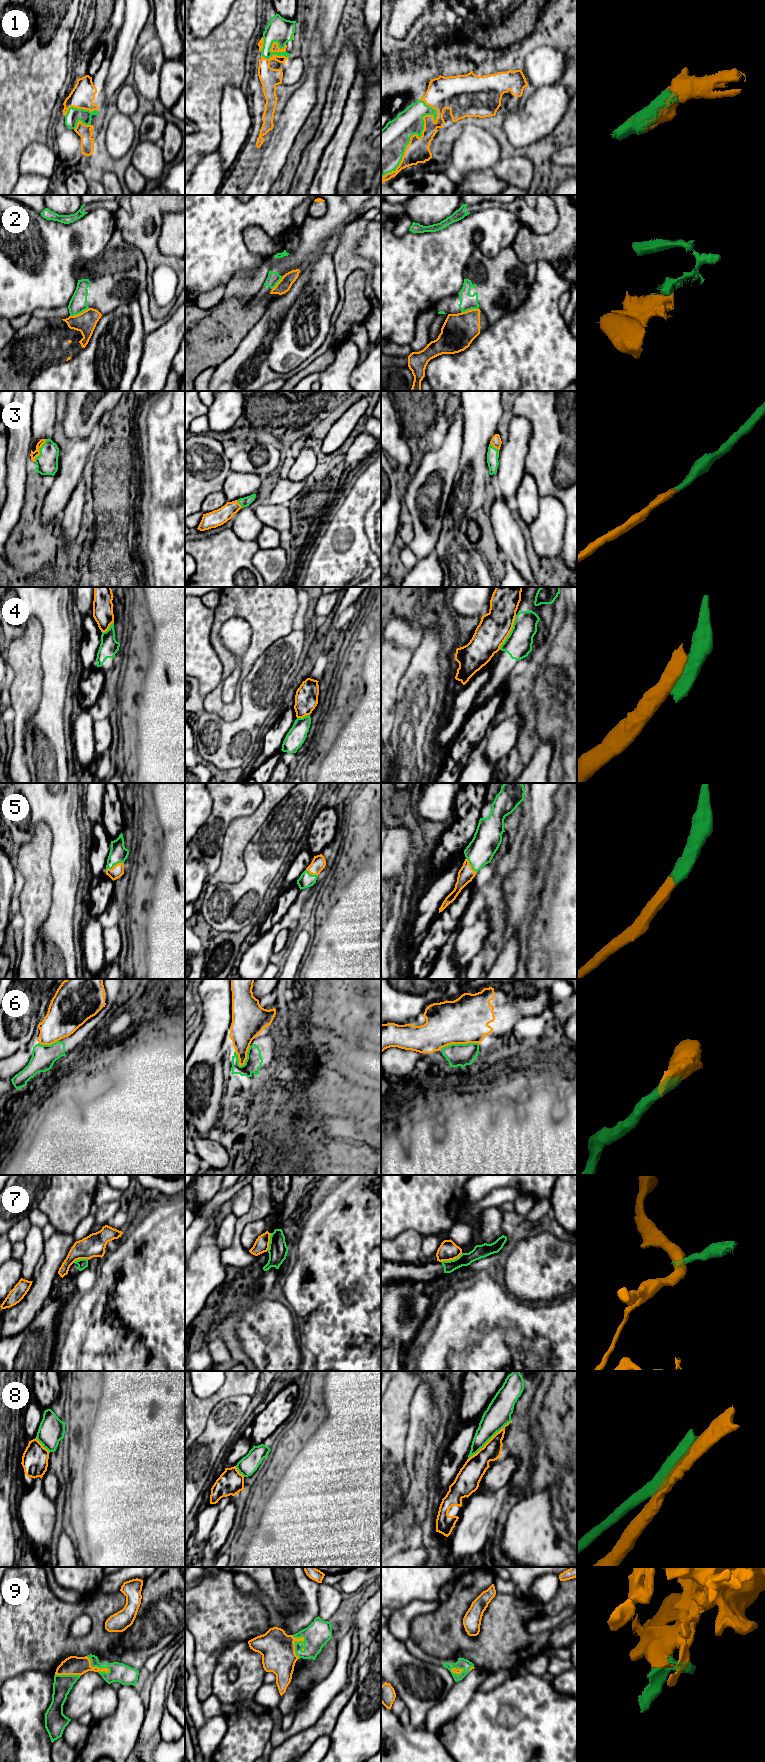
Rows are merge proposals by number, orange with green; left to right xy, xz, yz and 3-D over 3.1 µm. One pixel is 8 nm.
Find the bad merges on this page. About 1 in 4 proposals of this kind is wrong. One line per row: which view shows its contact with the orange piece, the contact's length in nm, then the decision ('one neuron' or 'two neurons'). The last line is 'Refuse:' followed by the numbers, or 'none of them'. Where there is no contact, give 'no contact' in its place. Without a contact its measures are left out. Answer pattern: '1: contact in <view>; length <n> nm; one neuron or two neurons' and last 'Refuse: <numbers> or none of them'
1: contact in yz; length 750 nm; one neuron
2: contact in xy; length 170 nm; two neurons
3: contact in xy; length 200 nm; one neuron
4: contact in yz; length 320 nm; two neurons
5: contact in xy; length 160 nm; one neuron
6: contact in yz; length 300 nm; two neurons
7: contact in yz; length 190 nm; two neurons
8: contact in yz; length 480 nm; two neurons
9: contact in xz; length 200 nm; one neuron
Refuse: 2, 4, 6, 7, 8

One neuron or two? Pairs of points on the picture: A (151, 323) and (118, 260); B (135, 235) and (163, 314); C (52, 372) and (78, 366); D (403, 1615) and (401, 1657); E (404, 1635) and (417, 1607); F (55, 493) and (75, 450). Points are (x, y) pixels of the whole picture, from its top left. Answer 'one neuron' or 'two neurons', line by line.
A: one neuron
B: one neuron
C: one neuron
D: two neurons
E: one neuron
F: one neuron

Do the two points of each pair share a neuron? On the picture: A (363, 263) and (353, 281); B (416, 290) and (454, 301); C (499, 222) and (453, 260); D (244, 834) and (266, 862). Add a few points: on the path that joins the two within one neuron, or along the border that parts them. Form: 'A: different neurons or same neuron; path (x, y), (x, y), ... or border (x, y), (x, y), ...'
A: different neurons; border (367, 273), (356, 268), (349, 275), (344, 286)
B: different neurons; border (462, 285), (457, 293), (422, 311)
C: same neuron; path (484, 222), (478, 222), (455, 245)
D: different neurons; border (252, 838), (244, 851), (245, 865)

